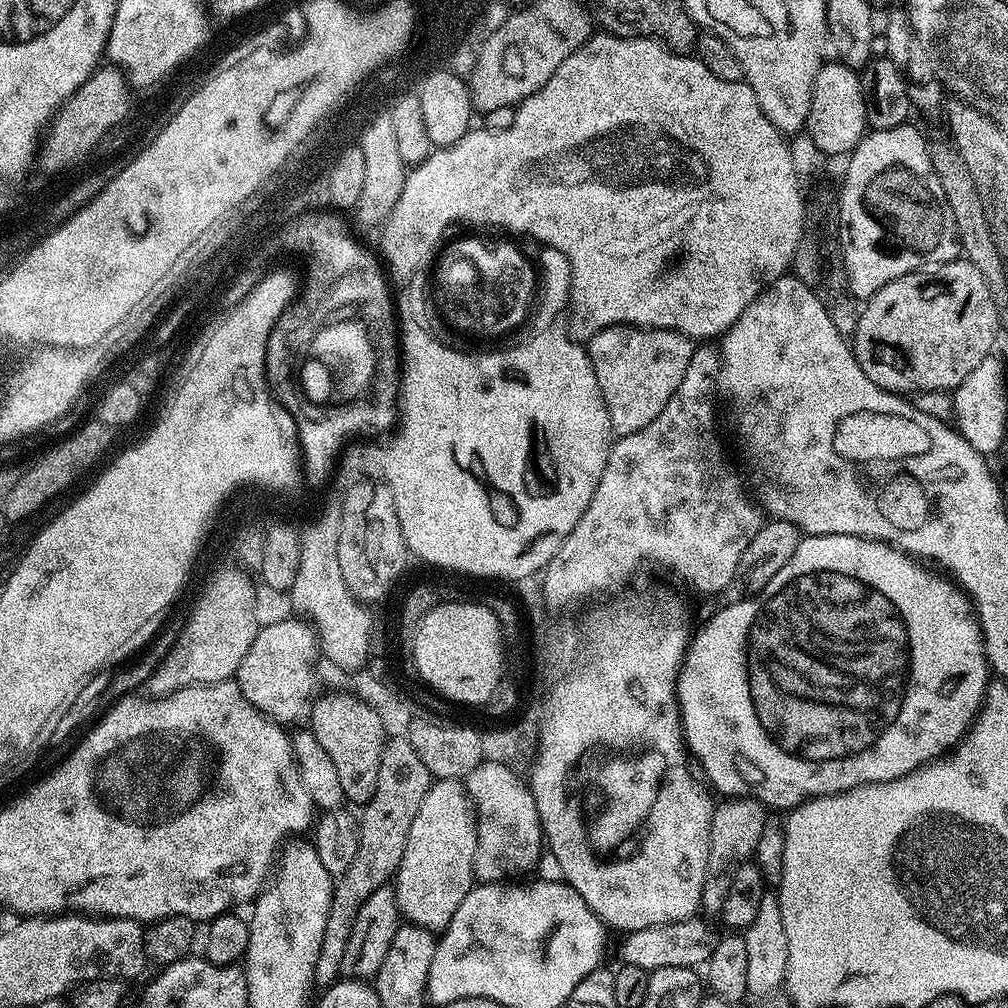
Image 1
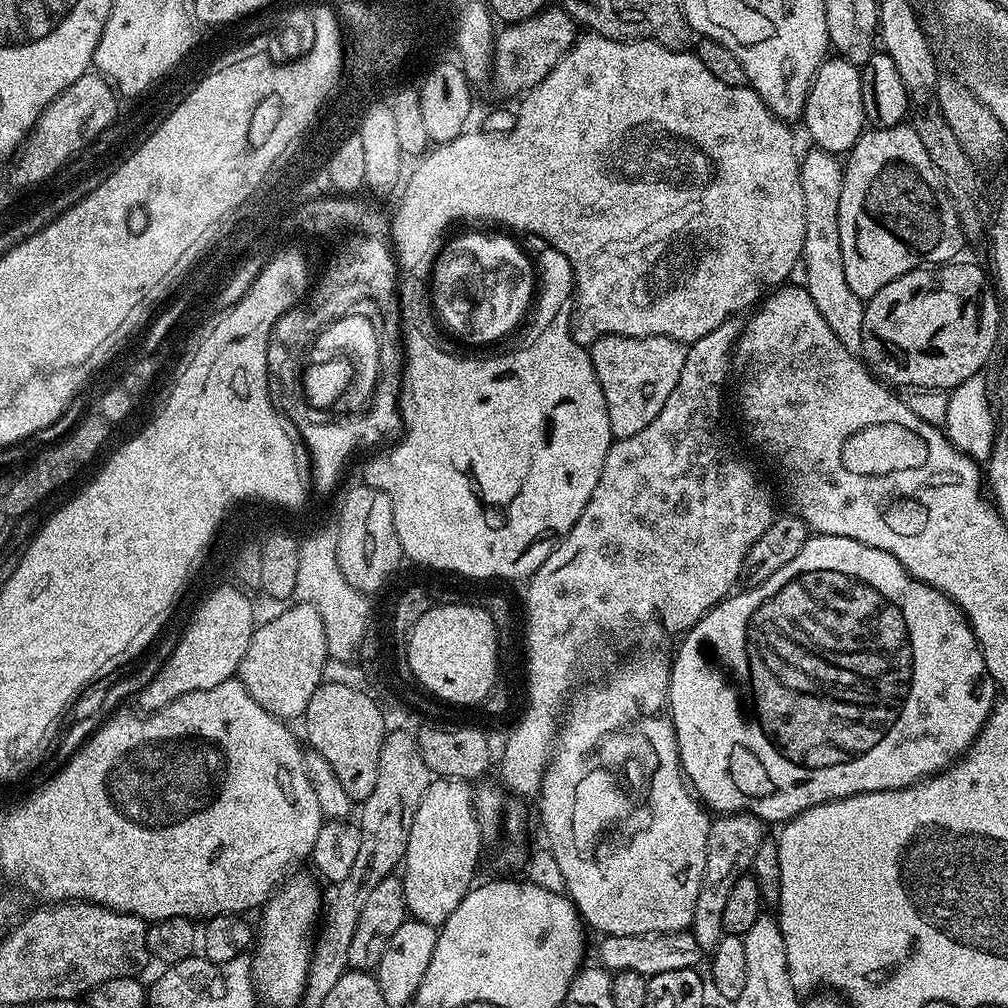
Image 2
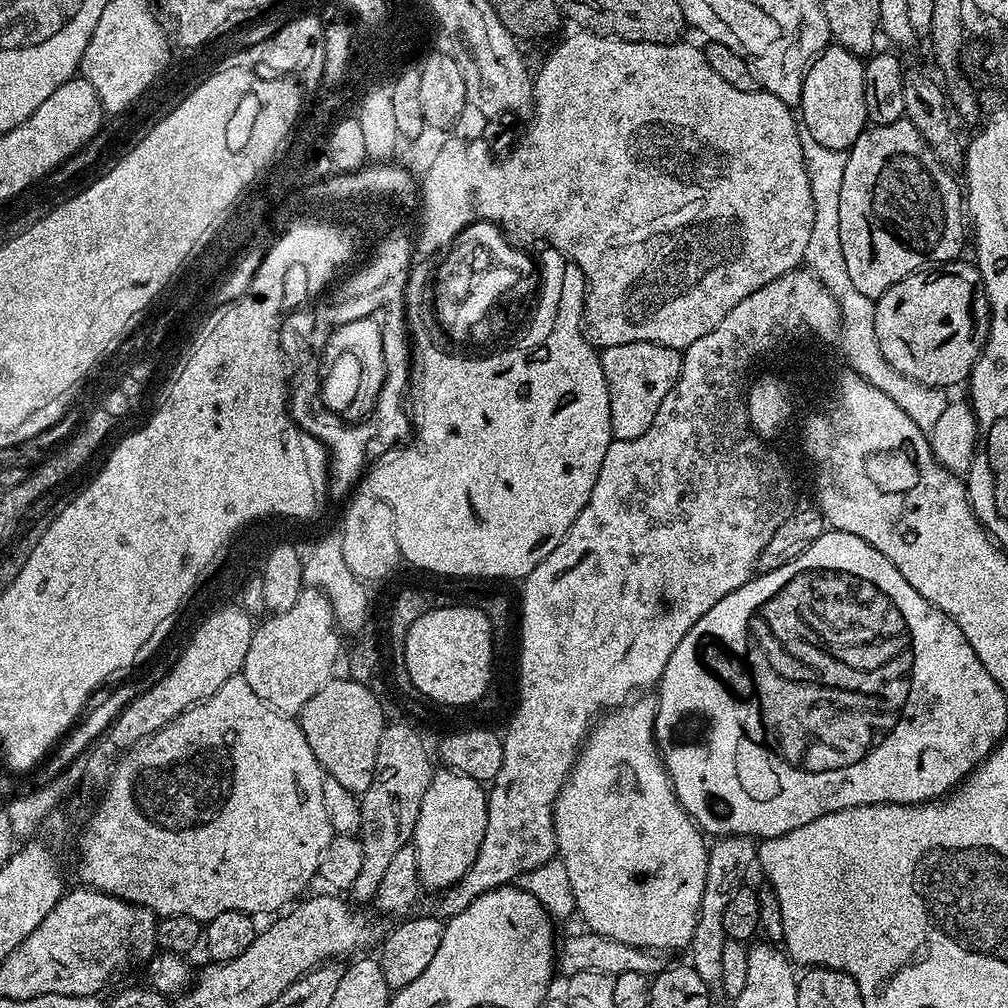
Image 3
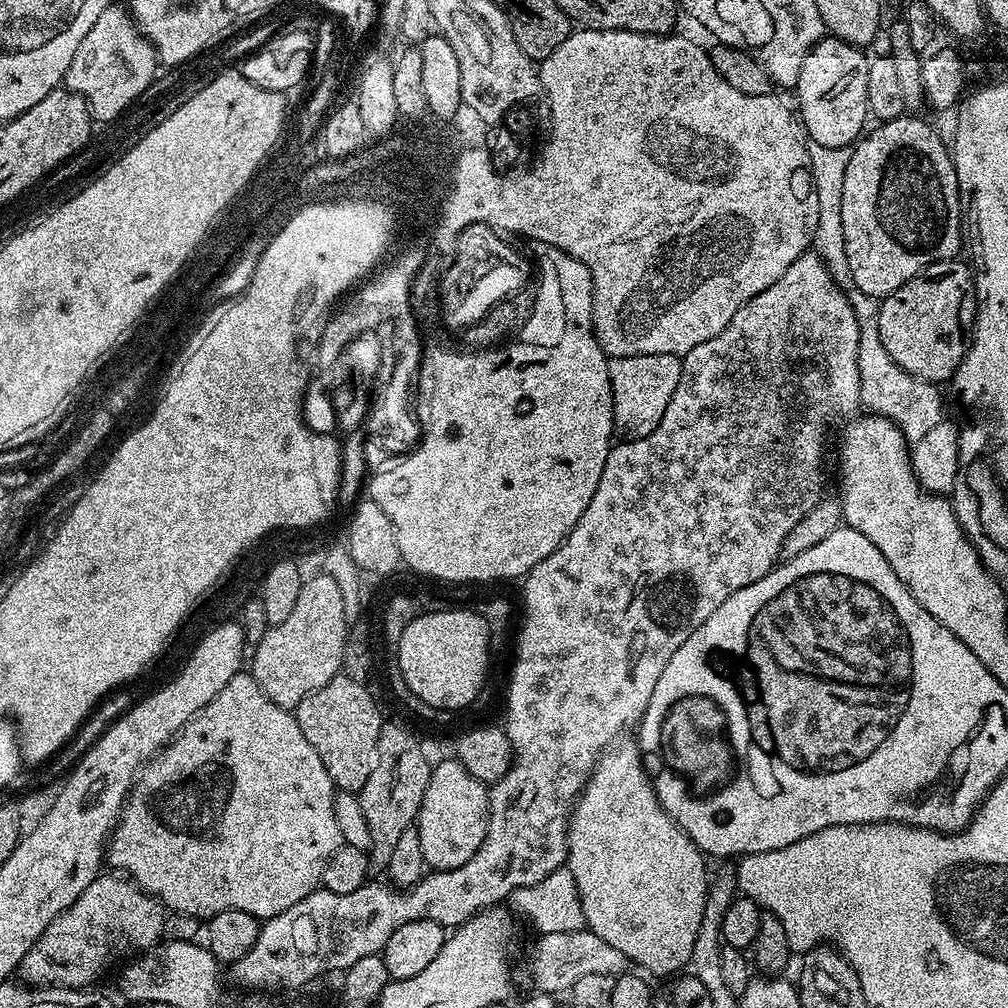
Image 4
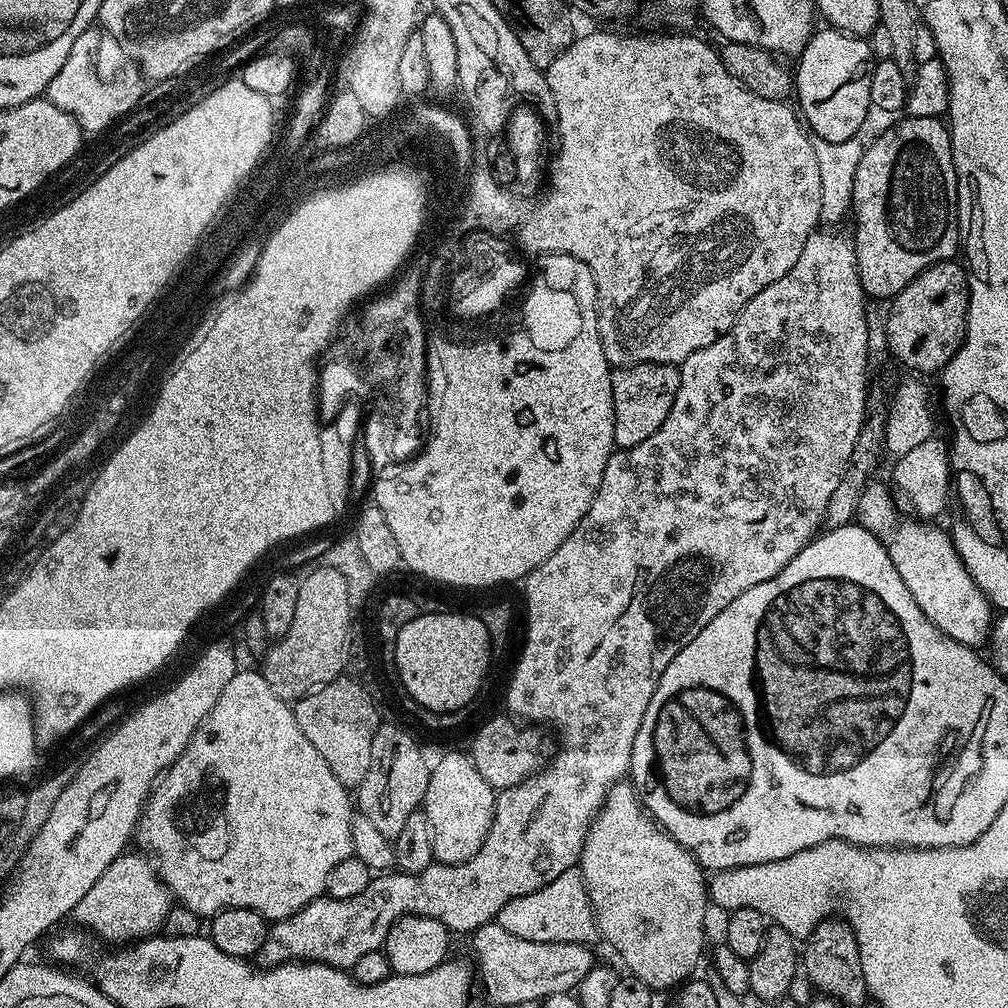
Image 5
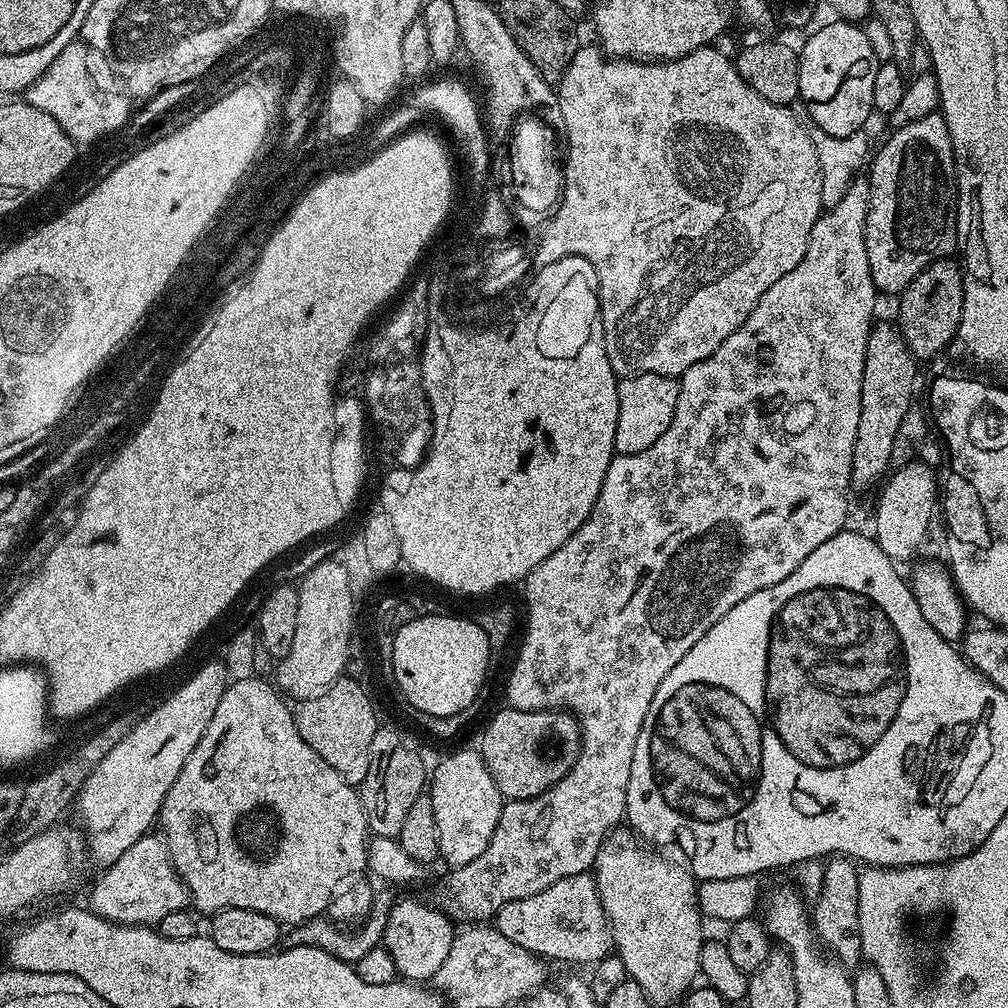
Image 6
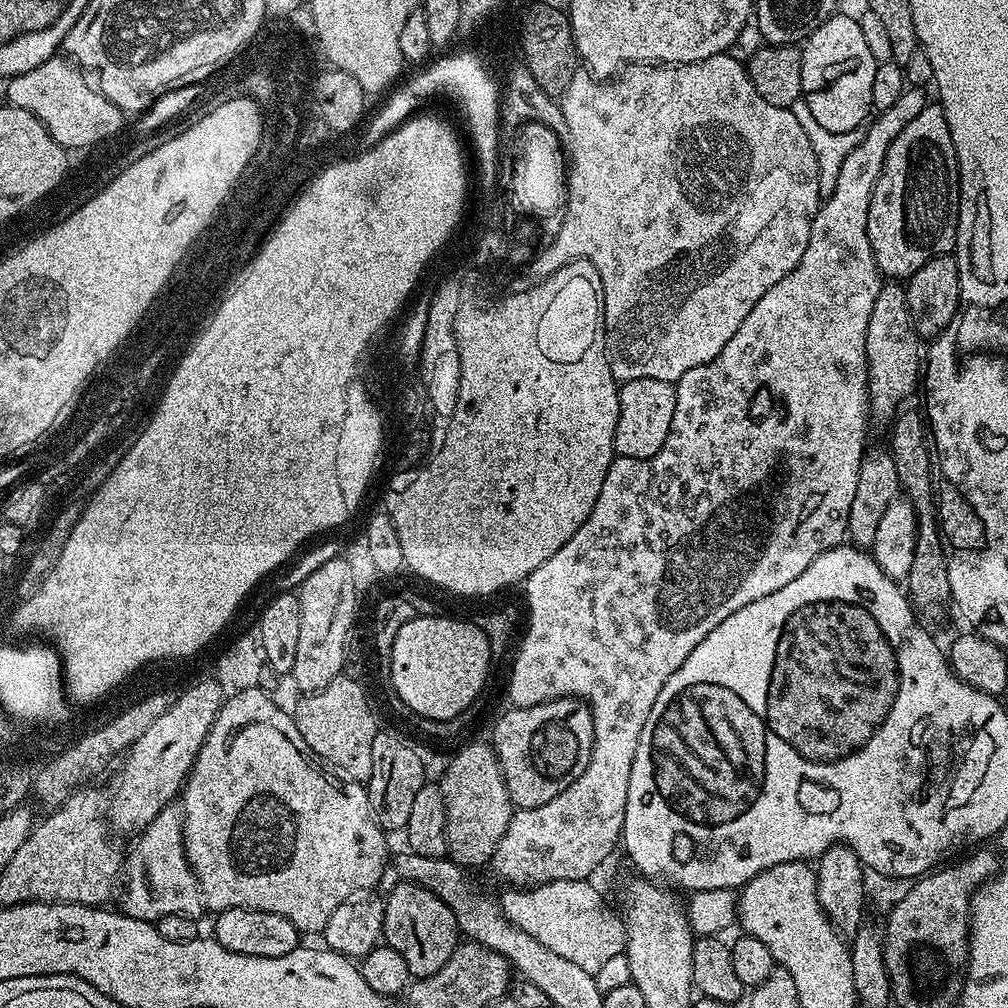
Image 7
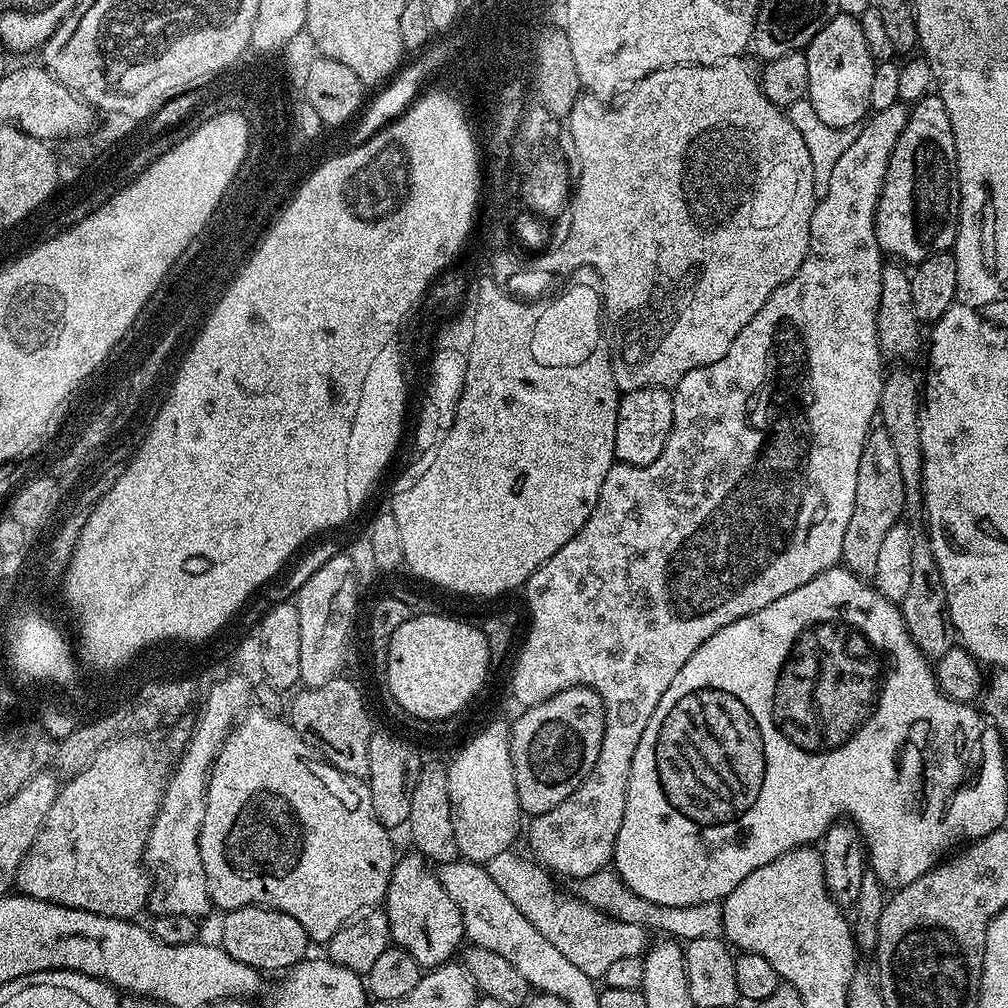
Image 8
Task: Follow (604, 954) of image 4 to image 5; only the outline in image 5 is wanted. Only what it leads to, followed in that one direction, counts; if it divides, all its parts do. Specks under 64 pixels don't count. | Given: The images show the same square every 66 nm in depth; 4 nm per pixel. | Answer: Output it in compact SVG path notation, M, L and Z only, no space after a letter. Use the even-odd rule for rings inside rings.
M497 922L483 924L477 932L471 933L470 940L473 950L476 951L475 967L478 969L479 983L480 980L484 983L485 994L496 1004L519 1006L522 1002L531 1000L543 1001L552 994L571 993L594 967L592 948L588 944L527 941L526 938L518 938L507 933Z

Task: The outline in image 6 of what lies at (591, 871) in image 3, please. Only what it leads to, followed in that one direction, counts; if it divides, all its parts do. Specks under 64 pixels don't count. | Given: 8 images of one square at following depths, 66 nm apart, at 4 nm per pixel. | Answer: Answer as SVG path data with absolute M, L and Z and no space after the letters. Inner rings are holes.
M613 830L598 850L594 877L601 904L608 919L615 955L622 958L628 979L646 990L653 1005L675 1005L697 983L700 976L700 955L706 939L705 921L696 897L698 881L687 867L671 864L660 856L651 856L649 849L631 831Z

